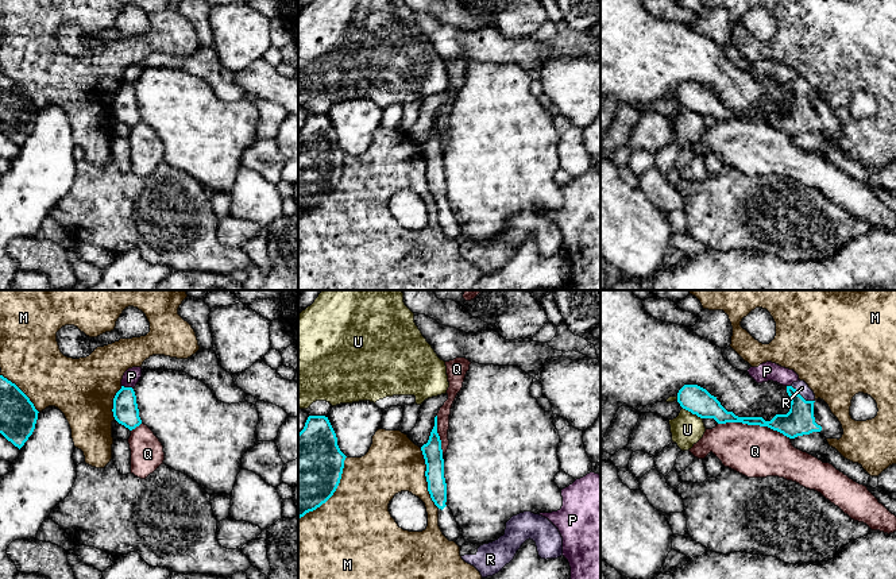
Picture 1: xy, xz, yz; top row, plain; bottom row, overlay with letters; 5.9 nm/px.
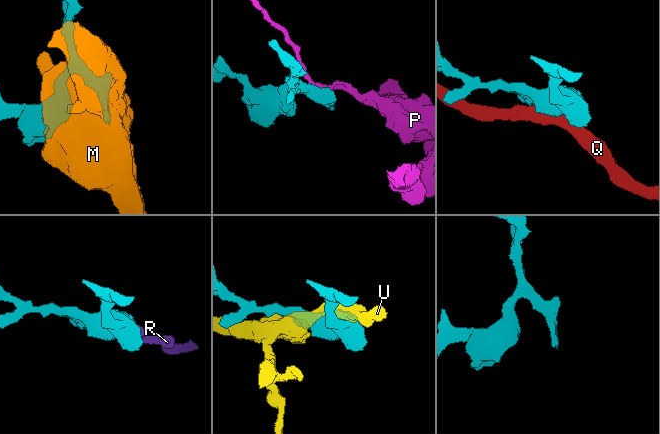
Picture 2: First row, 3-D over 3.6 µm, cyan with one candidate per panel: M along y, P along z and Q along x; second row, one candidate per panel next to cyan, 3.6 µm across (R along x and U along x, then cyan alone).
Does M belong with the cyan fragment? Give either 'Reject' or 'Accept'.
Reject

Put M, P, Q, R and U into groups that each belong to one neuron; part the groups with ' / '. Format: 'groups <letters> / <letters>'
groups M / P / Q / R / U

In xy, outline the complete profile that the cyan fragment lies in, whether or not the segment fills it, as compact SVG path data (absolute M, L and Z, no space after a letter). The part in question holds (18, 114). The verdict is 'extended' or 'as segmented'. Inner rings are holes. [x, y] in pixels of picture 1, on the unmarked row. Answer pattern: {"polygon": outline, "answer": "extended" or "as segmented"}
{"polygon": "M0 73L0 131L19 147L32 132L38 111L30 96Z", "answer": "as segmented"}

